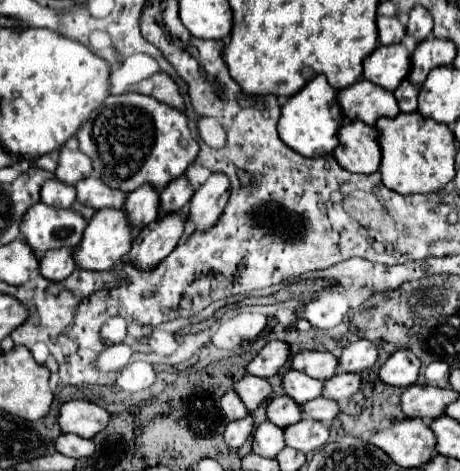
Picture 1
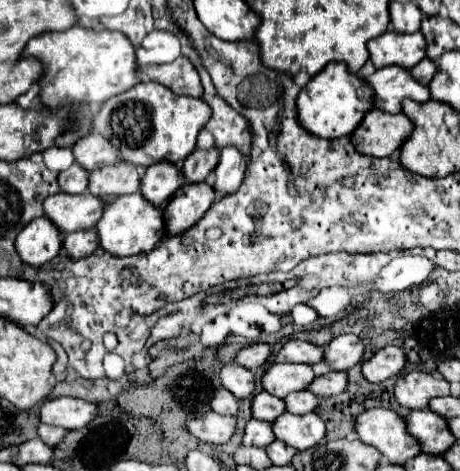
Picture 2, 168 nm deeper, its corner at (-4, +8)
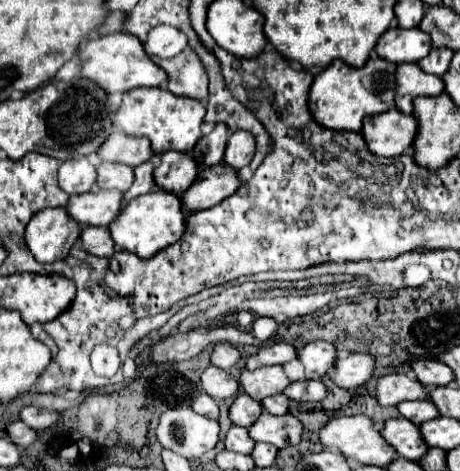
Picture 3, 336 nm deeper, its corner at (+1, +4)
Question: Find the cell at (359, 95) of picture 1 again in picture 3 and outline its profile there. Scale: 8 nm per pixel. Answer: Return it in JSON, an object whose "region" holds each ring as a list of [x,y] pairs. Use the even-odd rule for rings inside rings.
{"region":[[[400,64],[396,72],[396,106],[404,114],[412,114],[416,96],[438,96],[444,92],[444,80],[418,68],[418,64]]]}

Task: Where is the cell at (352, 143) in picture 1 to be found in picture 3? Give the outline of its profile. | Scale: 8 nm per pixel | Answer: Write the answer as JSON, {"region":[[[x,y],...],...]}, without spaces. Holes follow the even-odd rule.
{"region":[[[392,108],[384,114],[364,120],[362,136],[372,154],[384,158],[396,158],[408,152],[418,132],[418,120],[414,114],[404,114]]]}

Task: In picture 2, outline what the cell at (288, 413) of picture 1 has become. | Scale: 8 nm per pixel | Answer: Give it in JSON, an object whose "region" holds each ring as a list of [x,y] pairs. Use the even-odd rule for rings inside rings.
{"region":[[[259,392],[253,398],[253,418],[257,420],[277,420],[277,416],[281,416],[285,412],[285,400],[269,394],[269,392]]]}

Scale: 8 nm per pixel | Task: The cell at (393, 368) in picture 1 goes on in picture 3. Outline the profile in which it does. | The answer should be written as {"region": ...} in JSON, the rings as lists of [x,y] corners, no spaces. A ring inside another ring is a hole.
{"region":[[[356,352],[338,356],[330,378],[338,388],[358,388],[372,378],[372,372],[374,372],[374,358],[370,354]]]}

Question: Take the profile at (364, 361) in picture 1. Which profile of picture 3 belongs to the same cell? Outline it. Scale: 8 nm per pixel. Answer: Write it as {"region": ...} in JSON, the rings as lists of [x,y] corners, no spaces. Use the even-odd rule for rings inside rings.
{"region":[[[316,340],[308,342],[304,348],[298,350],[298,360],[304,364],[306,378],[320,378],[332,370],[336,360],[336,348],[330,342]]]}

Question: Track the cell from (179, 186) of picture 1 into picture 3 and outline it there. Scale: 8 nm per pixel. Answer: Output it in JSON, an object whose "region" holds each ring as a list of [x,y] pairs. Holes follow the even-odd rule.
{"region":[[[216,124],[214,130],[208,136],[202,136],[194,148],[194,156],[204,164],[212,166],[222,162],[224,150],[228,142],[228,126],[226,124]]]}

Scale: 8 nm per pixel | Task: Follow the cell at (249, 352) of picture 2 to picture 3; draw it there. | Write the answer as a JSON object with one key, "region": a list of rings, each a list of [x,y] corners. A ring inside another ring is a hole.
{"region":[[[218,342],[214,348],[212,348],[212,354],[210,354],[210,362],[218,368],[232,368],[236,362],[240,360],[240,352],[236,346],[228,344],[228,342]]]}

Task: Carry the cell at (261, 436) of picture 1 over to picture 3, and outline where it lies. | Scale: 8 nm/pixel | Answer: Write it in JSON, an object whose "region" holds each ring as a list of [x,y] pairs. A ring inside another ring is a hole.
{"region":[[[232,426],[224,438],[224,446],[226,446],[226,450],[232,450],[232,452],[250,454],[254,448],[254,440],[248,436],[246,428]]]}

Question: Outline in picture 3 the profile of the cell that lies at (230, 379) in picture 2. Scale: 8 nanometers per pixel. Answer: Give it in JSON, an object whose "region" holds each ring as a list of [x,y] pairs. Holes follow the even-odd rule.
{"region":[[[208,366],[202,376],[200,376],[202,388],[208,396],[214,400],[224,400],[224,398],[234,398],[238,394],[238,382],[224,370],[216,366]]]}

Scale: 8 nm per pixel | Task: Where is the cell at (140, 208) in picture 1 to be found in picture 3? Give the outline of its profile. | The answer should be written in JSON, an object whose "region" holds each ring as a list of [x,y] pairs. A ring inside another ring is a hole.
{"region":[[[164,152],[160,164],[154,168],[158,188],[184,194],[200,172],[200,162],[192,152]]]}

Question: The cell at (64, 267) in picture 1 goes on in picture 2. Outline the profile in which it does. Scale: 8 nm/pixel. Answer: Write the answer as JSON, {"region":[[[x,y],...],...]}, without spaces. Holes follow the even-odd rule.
{"region":[[[95,230],[73,232],[73,234],[65,236],[65,240],[63,240],[63,254],[71,256],[71,260],[73,258],[81,260],[81,258],[89,256],[97,246],[99,244],[97,244],[97,232]]]}

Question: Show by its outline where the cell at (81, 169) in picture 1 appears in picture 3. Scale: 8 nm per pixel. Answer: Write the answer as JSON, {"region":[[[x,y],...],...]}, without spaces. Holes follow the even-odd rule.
{"region":[[[112,132],[110,138],[100,146],[98,154],[102,156],[102,160],[124,162],[124,164],[130,164],[130,166],[144,164],[154,156],[152,150],[150,150],[148,138],[128,136],[124,132]]]}

